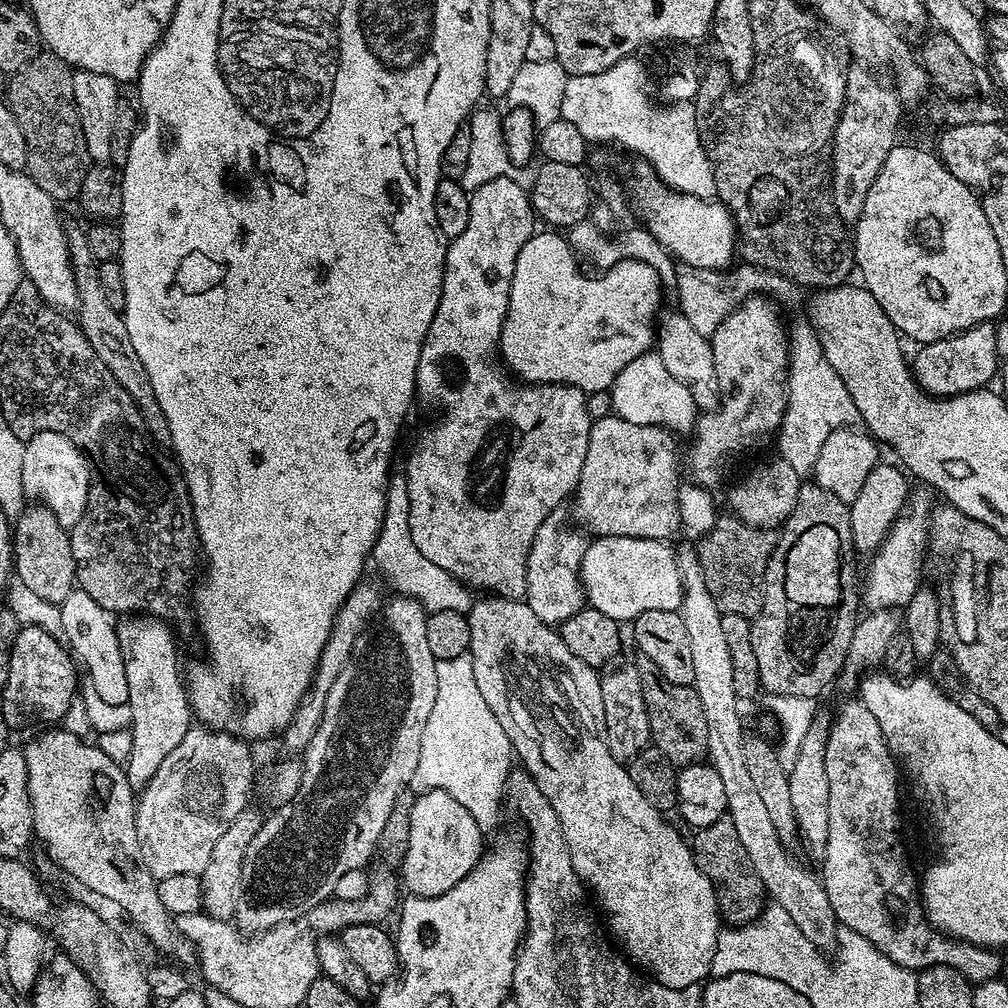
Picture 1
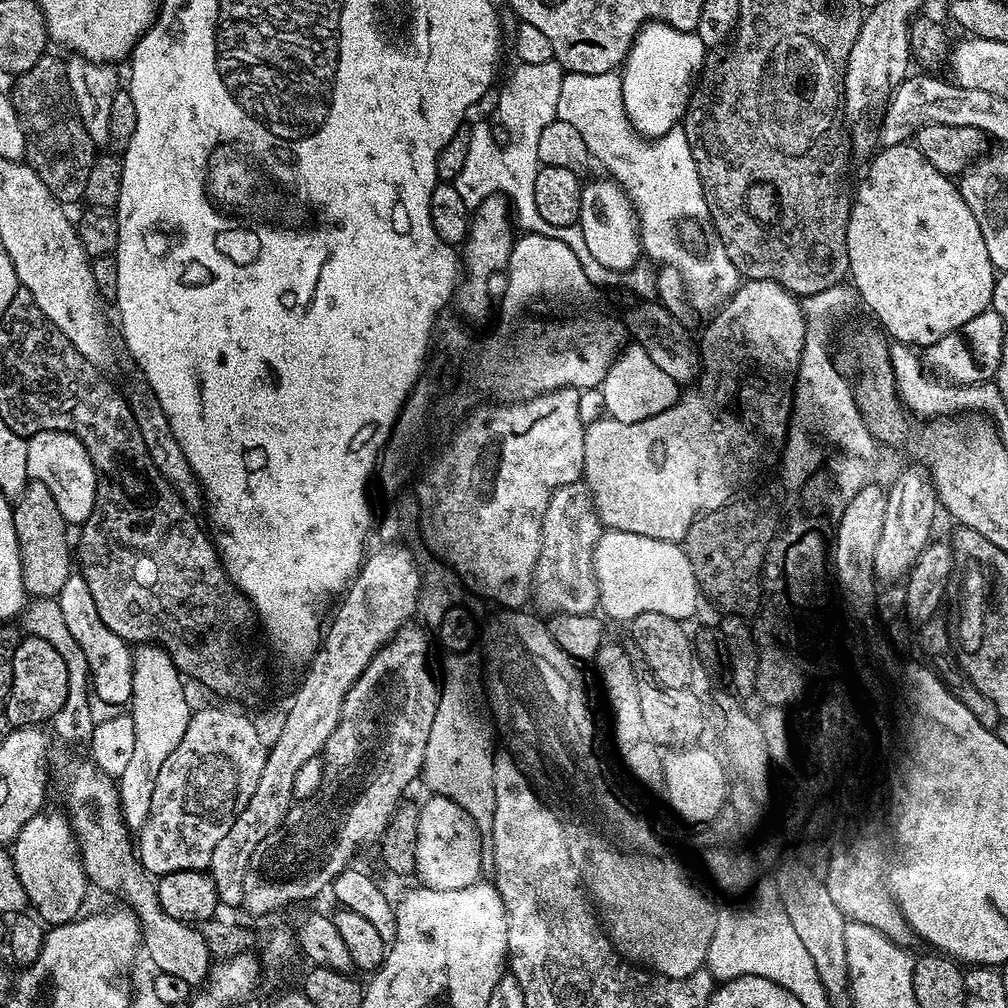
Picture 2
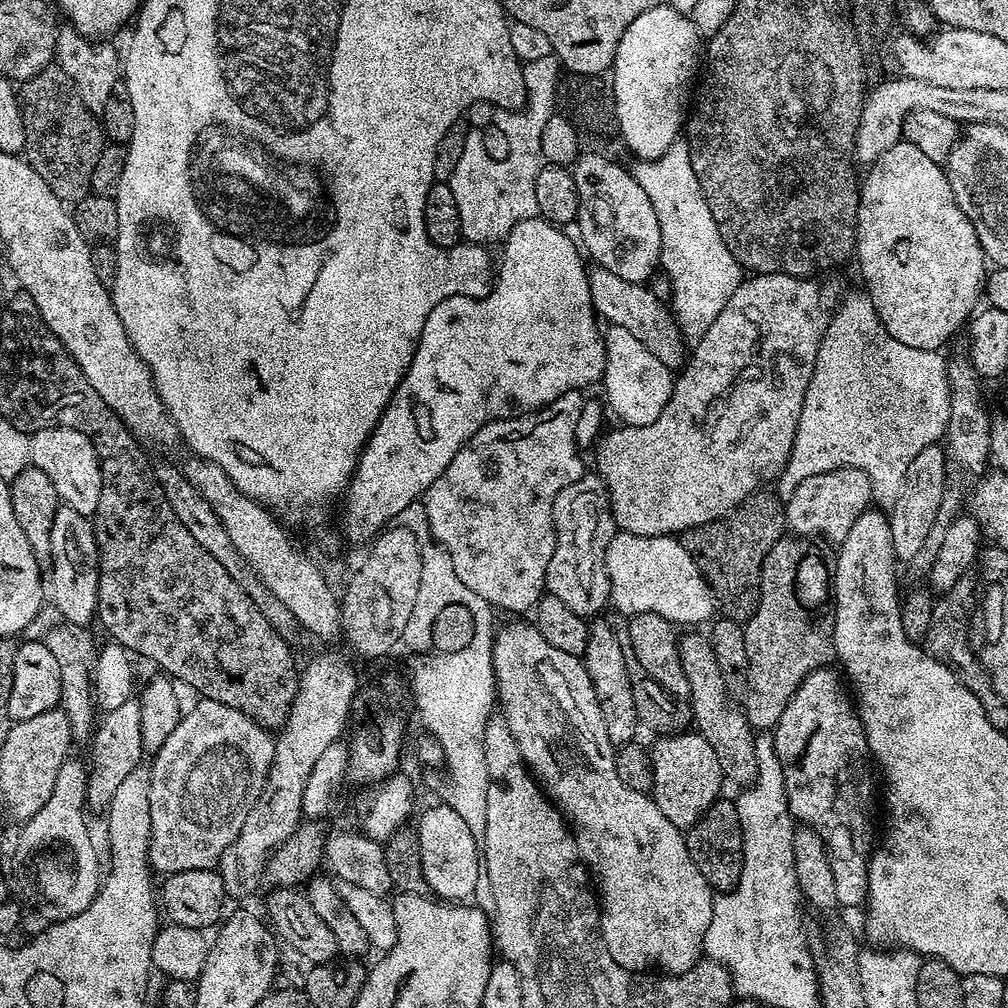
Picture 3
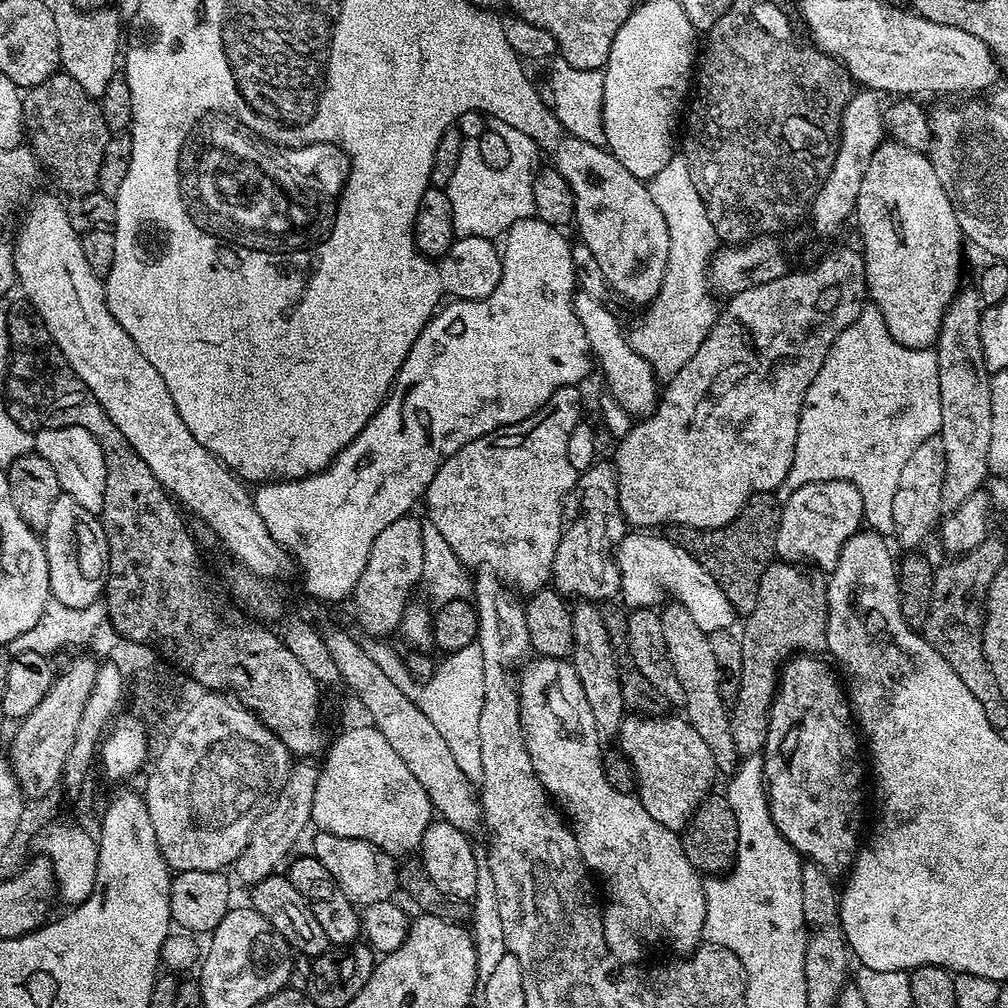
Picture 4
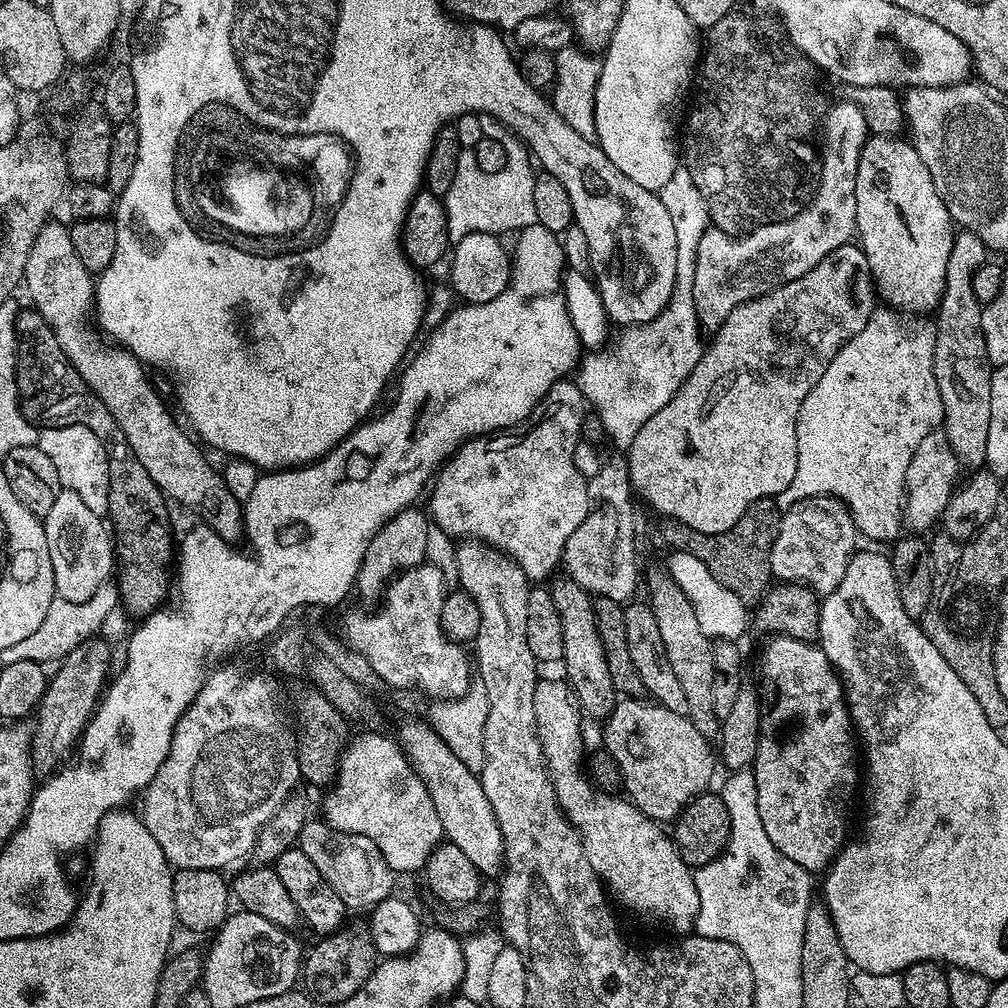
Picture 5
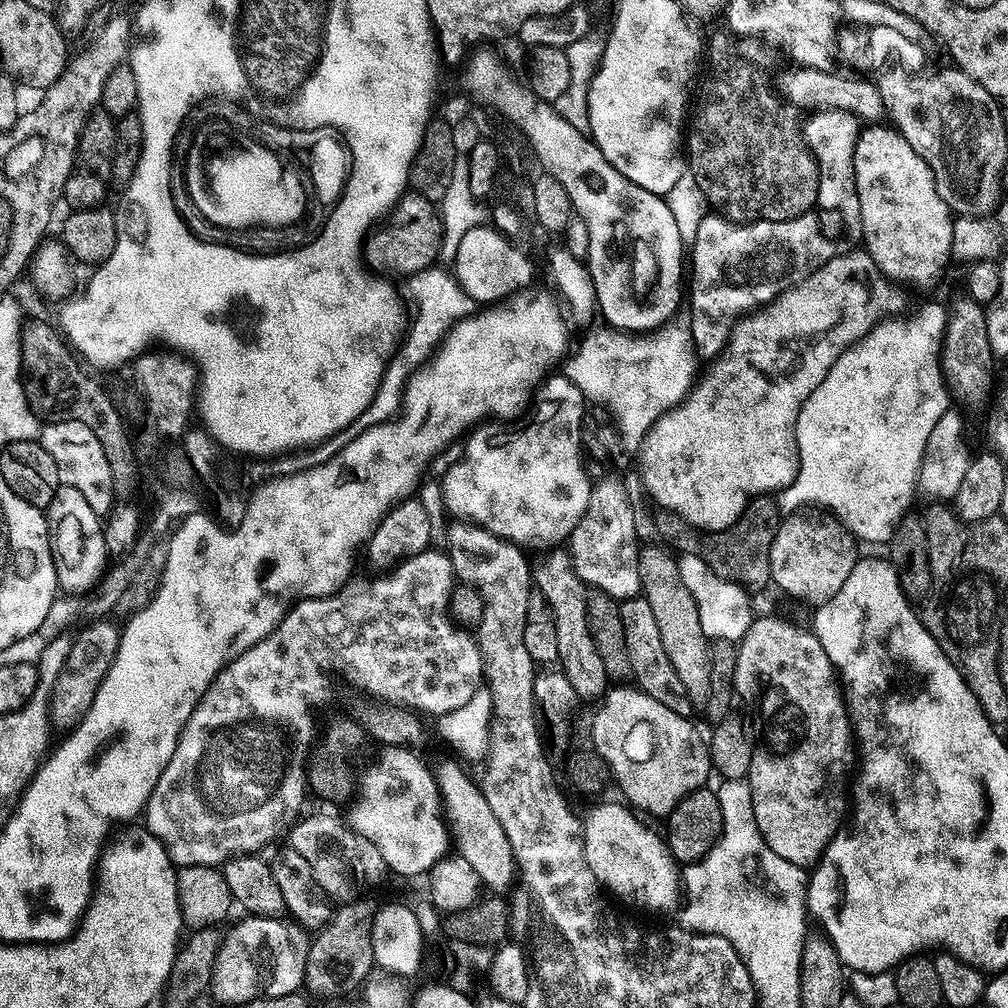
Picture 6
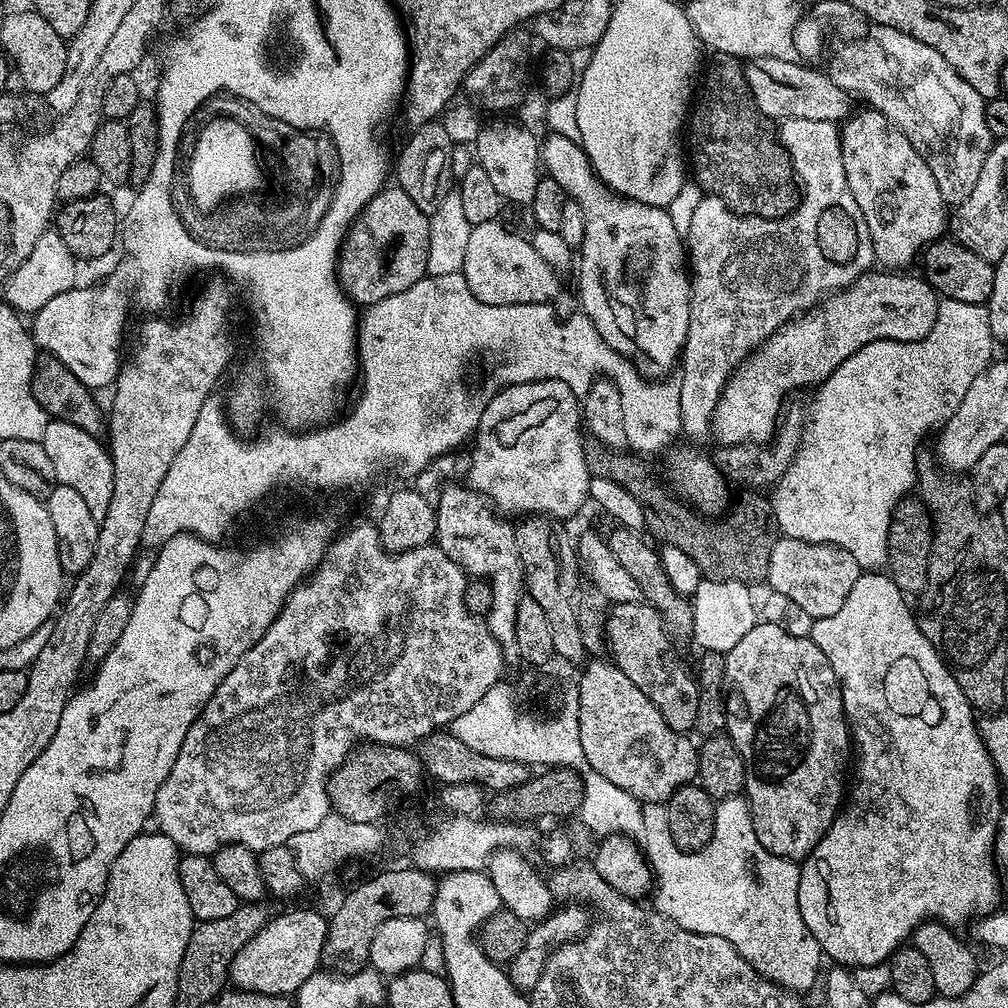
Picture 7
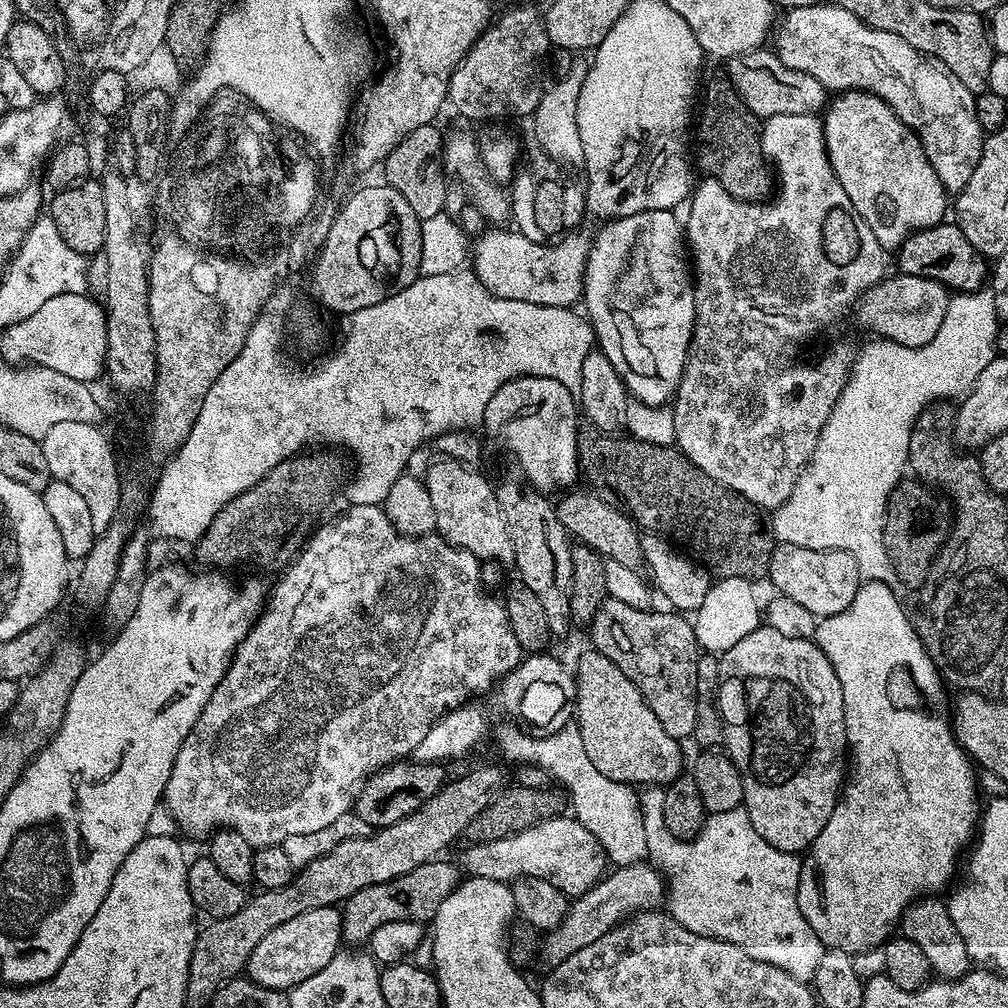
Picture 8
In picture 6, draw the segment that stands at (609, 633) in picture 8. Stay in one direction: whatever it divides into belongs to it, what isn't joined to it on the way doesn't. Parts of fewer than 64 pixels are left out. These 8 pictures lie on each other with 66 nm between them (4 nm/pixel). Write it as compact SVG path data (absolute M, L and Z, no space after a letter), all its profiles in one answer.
M633 598L620 604L622 614L622 630L626 640L626 658L630 658L632 680L640 691L650 694L662 706L674 710L674 714L691 717L694 705L686 694L686 686L674 674L674 666L670 666L670 658L666 658L666 650L662 647L662 637L658 634L658 622L654 619L654 610L650 610L650 602L642 598Z

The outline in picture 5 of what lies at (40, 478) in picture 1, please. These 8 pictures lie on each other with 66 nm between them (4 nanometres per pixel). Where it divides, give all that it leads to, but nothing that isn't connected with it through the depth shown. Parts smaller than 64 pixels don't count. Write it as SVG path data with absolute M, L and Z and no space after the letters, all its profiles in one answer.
M81 424L40 428L38 446L46 454L46 458L54 462L54 470L58 470L61 485L74 490L96 515L107 517L111 472L108 465L108 449L104 441L98 438L98 434Z

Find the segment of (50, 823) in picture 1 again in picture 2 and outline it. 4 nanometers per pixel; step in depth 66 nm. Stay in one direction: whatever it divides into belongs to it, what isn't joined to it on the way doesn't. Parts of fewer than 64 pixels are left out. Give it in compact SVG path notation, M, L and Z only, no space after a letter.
M94 763L80 764L72 772L64 788L64 804L68 821L76 836L80 860L84 864L89 885L121 896L123 903L140 919L142 944L151 953L160 972L182 978L193 986L203 985L208 969L214 963L214 953L199 927L178 922L162 910L158 902L156 880L140 865L137 849L127 840L120 818L120 790L117 781L97 768Z

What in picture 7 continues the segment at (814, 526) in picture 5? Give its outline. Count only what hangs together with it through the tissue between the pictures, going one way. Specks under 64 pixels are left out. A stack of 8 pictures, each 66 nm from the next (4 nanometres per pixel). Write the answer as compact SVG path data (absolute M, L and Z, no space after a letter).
M789 536L777 539L774 550L770 550L770 566L766 584L769 584L780 596L785 596L796 608L801 608L812 620L830 618L830 614L835 614L846 602L846 597L850 595L850 589L854 582L862 575L860 563L850 554L850 550L838 548L835 544L815 544L806 540L795 540Z

